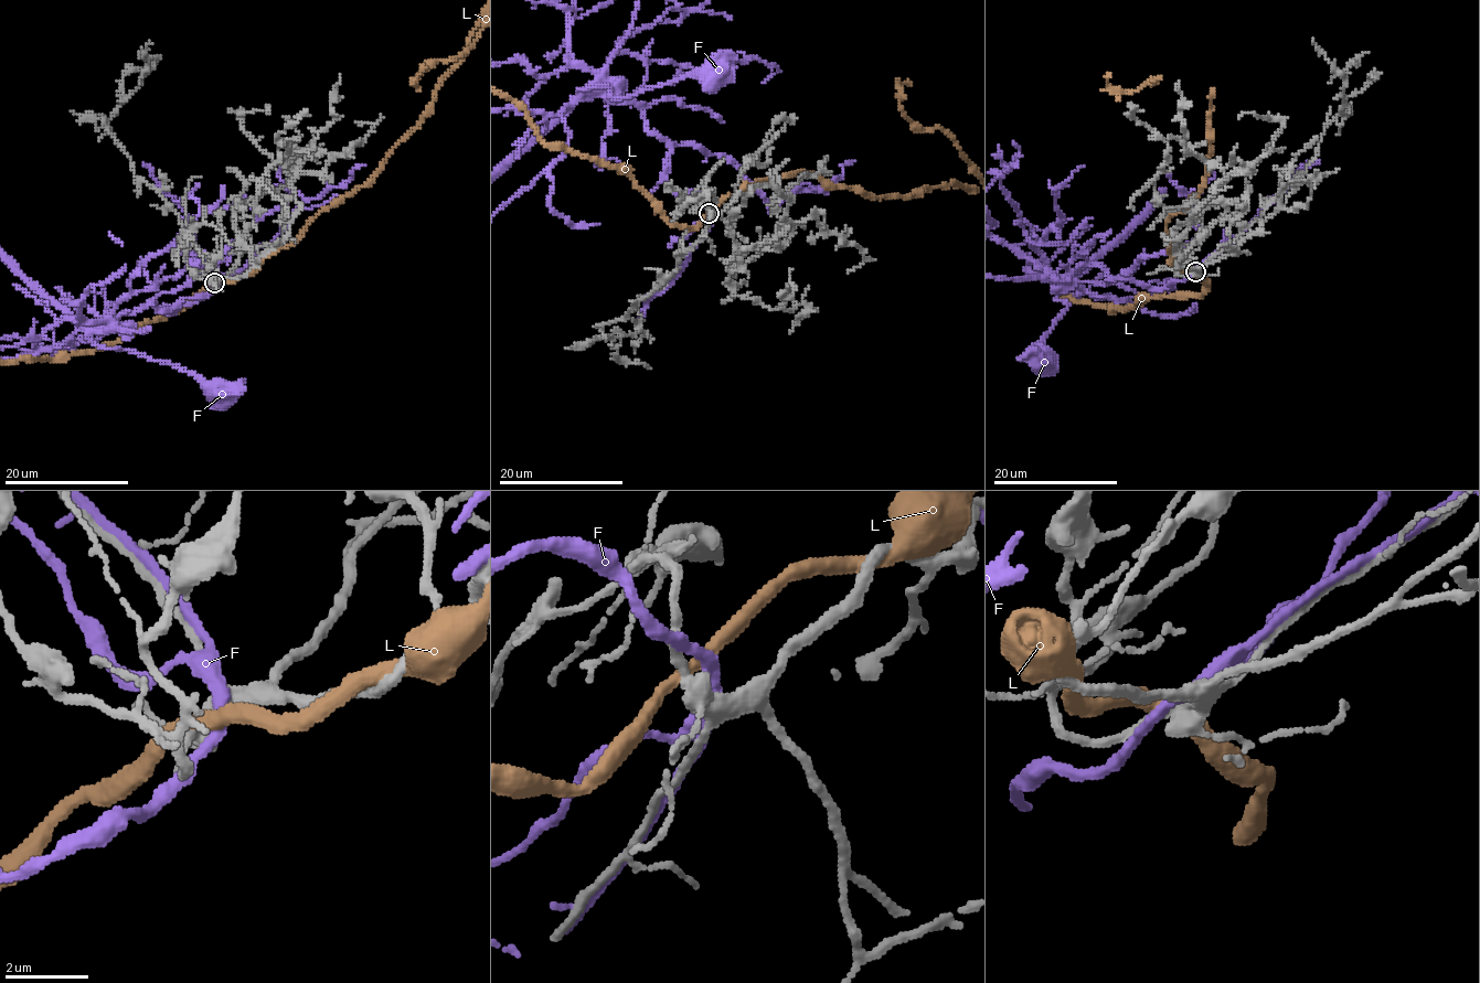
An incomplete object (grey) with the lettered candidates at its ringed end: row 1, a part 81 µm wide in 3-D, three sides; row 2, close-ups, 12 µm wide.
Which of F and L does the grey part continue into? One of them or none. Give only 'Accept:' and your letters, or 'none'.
Accept: none

